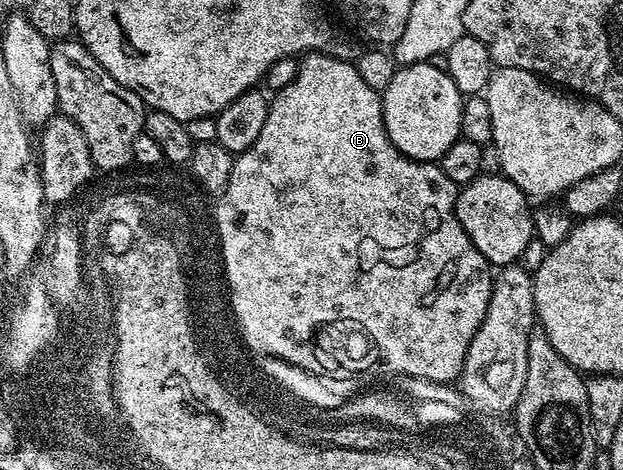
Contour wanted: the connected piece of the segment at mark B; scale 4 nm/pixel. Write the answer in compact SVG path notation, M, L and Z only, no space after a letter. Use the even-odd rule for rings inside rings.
M316 52L304 55L300 59L295 80L291 80L291 84L287 84L287 88L278 90L272 95L269 111L267 112L267 124L263 124L263 132L259 132L259 140L255 140L255 144L251 144L251 148L247 148L247 152L236 155L231 180L227 184L225 191L219 196L218 202L221 203L217 206L217 216L215 216L216 230L221 245L221 262L224 266L224 285L227 287L227 302L240 315L242 339L250 346L252 353L254 355L261 354L260 356L280 358L298 366L300 369L309 366L309 369L313 371L331 372L332 375L344 374L342 366L349 371L353 364L362 364L377 376L402 374L405 378L419 378L418 380L422 383L456 383L461 377L461 369L465 363L467 348L471 344L479 324L483 324L483 316L487 312L487 304L491 300L493 279L495 277L494 267L489 265L489 261L485 259L483 252L479 252L479 248L475 248L475 244L471 244L463 224L459 224L459 216L457 215L458 193L459 187L451 180L447 180L447 176L441 171L441 167L437 162L416 162L414 158L408 158L406 154L399 152L399 148L395 148L395 144L387 136L387 128L381 111L381 94L364 82L363 76L359 76L357 67L352 61L333 58L330 54Z

